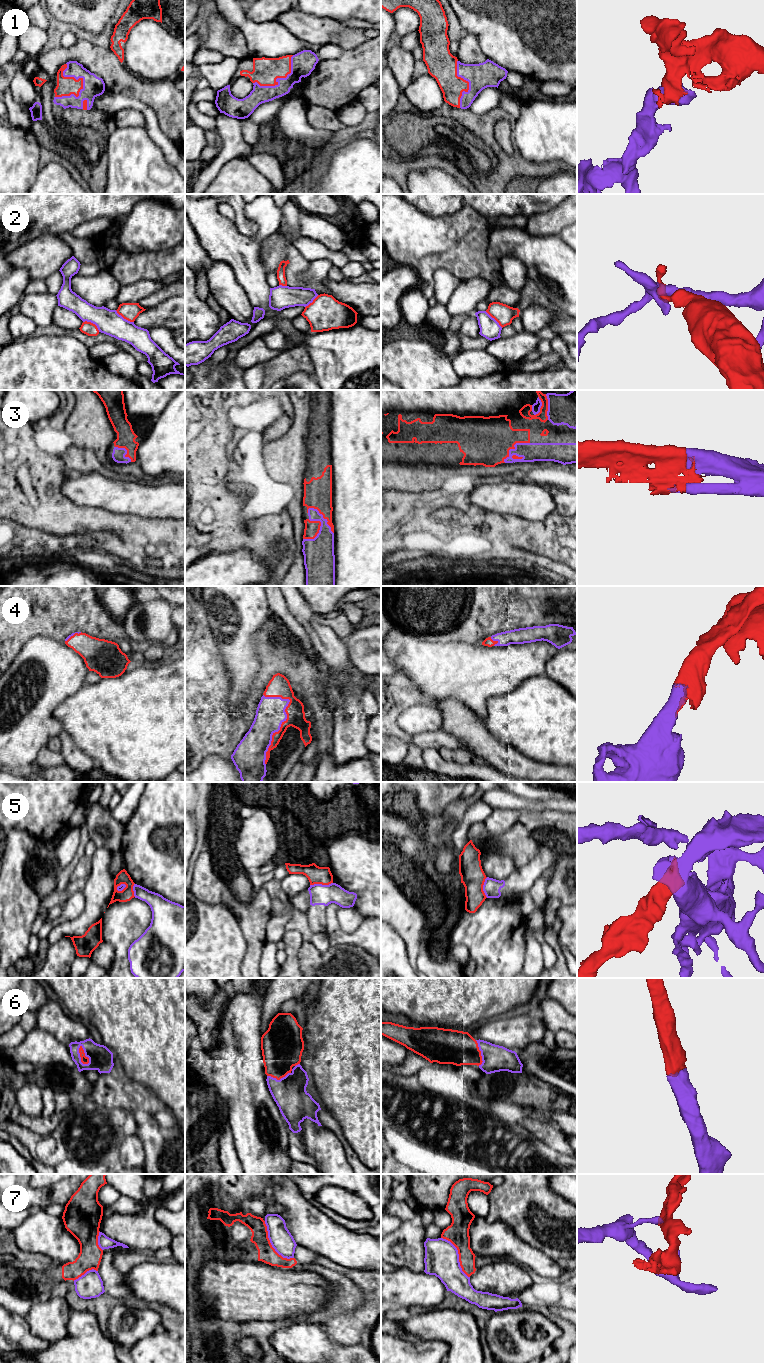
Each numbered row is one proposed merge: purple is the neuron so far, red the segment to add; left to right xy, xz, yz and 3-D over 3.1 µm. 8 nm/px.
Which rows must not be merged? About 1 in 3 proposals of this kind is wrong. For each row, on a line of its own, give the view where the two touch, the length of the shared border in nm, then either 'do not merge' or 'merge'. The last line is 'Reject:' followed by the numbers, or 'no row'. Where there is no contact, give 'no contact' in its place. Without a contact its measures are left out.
1: contact in xy; length 300 nm; merge
2: contact in xy; length 180 nm; do not merge
3: contact in xz; length 300 nm; merge
4: contact in xz; length 550 nm; merge
5: contact in xz; length 190 nm; do not merge
6: contact in xy; length 170 nm; merge
7: contact in xz; length 380 nm; do not merge
Reject: 2, 5, 7

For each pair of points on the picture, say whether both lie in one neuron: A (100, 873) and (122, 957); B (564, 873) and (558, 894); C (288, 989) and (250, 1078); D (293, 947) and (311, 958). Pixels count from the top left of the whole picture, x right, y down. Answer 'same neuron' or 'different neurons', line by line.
A: different neurons
B: same neuron
C: different neurons
D: different neurons

